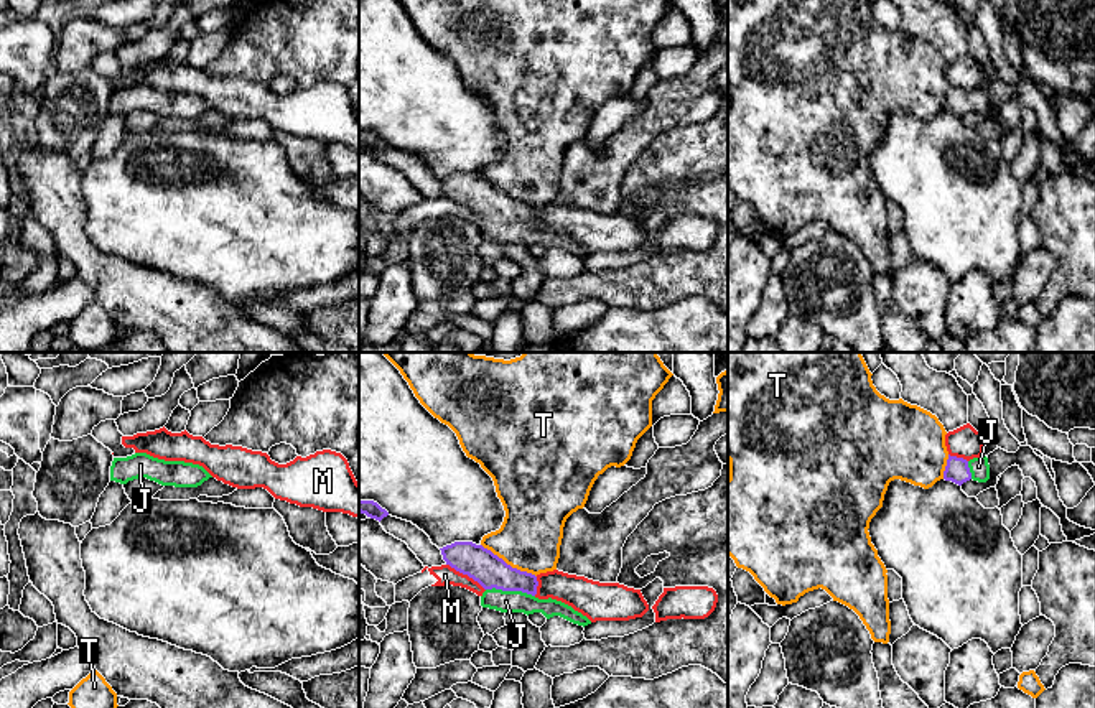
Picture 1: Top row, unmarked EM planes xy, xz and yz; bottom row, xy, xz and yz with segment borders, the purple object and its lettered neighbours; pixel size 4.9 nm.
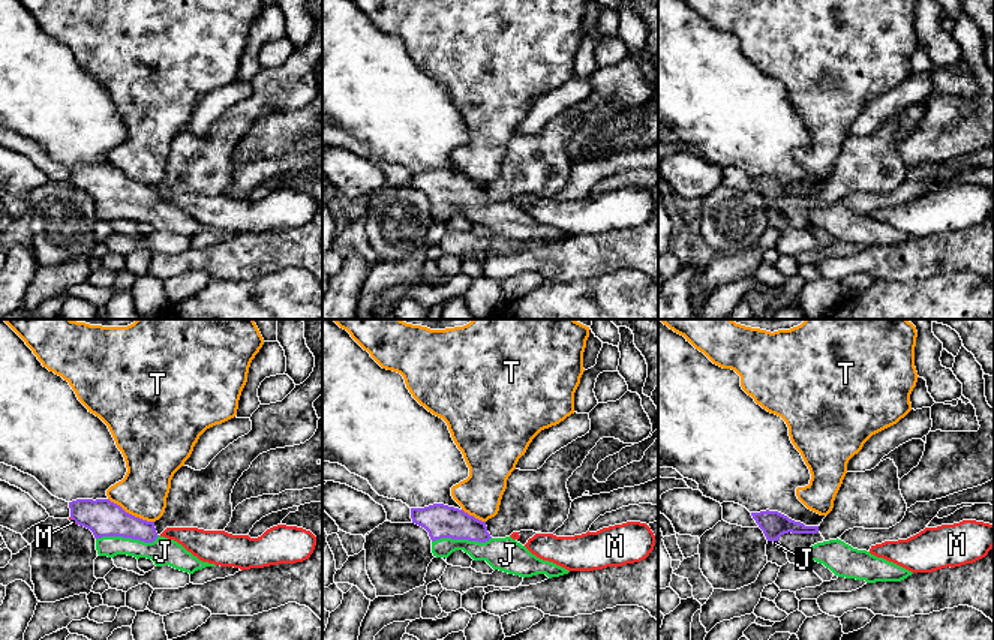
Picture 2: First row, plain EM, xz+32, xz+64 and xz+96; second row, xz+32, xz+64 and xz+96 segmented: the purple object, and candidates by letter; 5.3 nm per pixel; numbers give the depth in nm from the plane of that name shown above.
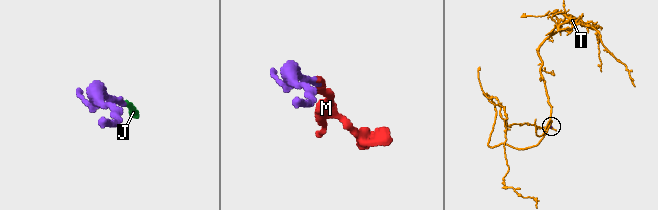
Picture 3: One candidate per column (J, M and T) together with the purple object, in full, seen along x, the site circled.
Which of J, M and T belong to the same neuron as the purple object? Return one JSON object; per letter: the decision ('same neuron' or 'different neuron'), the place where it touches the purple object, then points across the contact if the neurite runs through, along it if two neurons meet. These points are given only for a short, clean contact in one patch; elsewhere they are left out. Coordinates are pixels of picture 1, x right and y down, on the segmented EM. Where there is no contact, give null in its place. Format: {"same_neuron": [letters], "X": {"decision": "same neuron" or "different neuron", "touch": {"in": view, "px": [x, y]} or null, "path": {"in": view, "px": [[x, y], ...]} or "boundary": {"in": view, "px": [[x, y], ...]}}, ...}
{"same_neuron": ["J"], "J": {"decision": "same neuron", "touch": {"in": "xz", "px": [511, 590]}, "path": {"in": "xz", "px": [[479, 563], [511, 590], [506, 601]]}}, "M": {"decision": "different neuron", "touch": {"in": "xz", "px": [466, 573]}}, "T": {"decision": "different neuron", "touch": {"in": "xz", "px": [509, 565]}}}

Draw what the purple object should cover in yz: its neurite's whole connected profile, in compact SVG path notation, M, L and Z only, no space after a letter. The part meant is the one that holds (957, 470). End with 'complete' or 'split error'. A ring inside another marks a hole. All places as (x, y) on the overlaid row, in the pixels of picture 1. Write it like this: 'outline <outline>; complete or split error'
outline M948 454L947 466L944 471L944 479L952 481L958 486L962 486L970 479L978 482L986 482L990 479L988 458L983 454L980 458L967 461L963 458Z; split error

